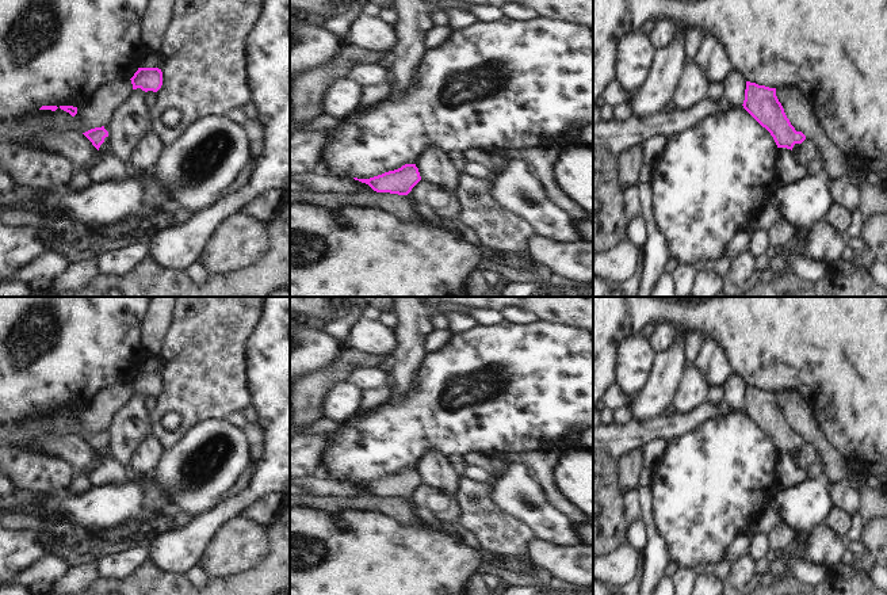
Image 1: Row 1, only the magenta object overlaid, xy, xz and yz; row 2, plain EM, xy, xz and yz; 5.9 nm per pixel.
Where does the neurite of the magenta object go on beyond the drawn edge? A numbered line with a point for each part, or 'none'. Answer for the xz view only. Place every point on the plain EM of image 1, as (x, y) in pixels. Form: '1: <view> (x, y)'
1: xz (419, 522)

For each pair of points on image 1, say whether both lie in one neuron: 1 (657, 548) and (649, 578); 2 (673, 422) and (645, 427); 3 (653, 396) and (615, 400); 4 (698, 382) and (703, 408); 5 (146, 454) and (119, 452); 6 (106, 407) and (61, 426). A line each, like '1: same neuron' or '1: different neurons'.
1: same neuron
2: same neuron
3: different neurons
4: different neurons
5: different neurons
6: same neuron

